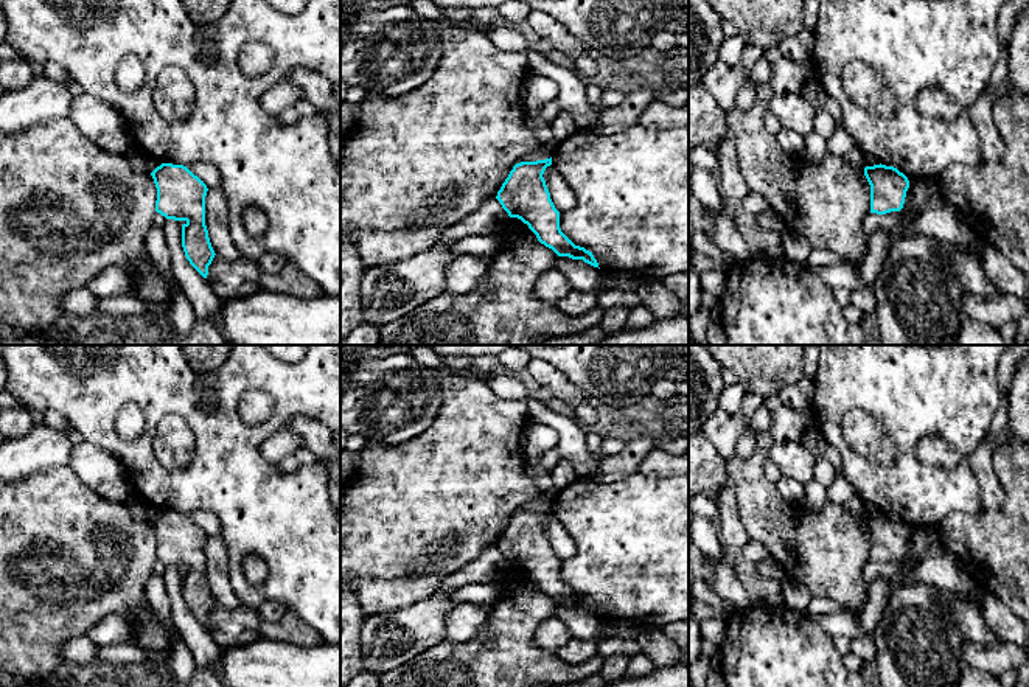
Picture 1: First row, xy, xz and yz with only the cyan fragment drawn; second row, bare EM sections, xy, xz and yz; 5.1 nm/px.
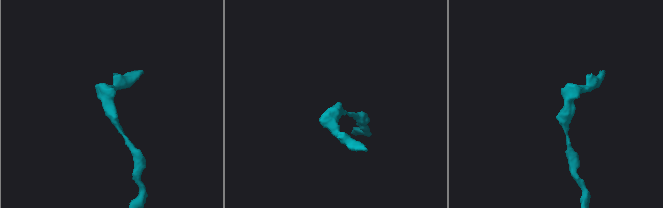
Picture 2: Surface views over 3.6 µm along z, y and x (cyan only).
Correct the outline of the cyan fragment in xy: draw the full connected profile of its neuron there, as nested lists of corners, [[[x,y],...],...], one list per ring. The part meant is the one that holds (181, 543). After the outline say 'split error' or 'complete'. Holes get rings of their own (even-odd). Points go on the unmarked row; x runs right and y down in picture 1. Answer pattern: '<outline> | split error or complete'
[[[162,511],[151,521],[151,524],[157,536],[155,560],[166,567],[185,570],[182,574],[182,595],[185,605],[190,612],[204,626],[207,626],[208,614],[216,603],[205,574],[205,544],[208,539],[207,533],[183,513]]] | complete

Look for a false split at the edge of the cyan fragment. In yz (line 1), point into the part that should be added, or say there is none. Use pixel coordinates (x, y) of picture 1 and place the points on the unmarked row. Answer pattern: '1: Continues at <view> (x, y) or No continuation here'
1: No continuation here

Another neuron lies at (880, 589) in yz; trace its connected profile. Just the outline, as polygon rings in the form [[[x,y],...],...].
[[[908,536],[903,556],[900,558],[902,570],[889,577],[878,577],[869,586],[869,598],[861,609],[860,622],[866,639],[874,639],[875,628],[886,609],[892,589],[903,584],[905,580],[914,577],[917,560],[911,547],[911,538]]]

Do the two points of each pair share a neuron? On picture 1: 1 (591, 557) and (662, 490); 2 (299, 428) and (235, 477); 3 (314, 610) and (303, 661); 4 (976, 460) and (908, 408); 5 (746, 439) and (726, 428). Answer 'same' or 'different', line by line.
1: same
2: different
3: different
4: different
5: different

